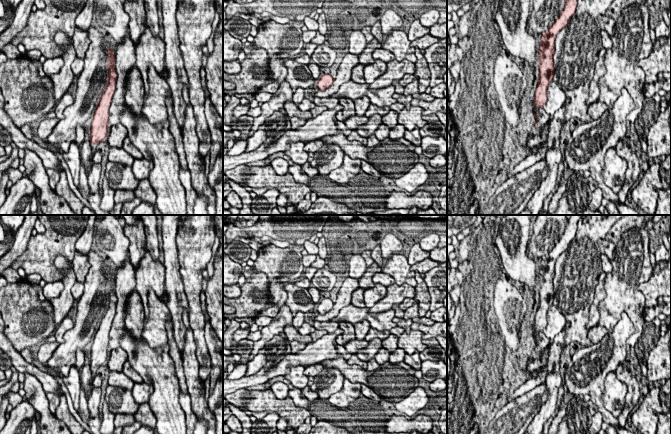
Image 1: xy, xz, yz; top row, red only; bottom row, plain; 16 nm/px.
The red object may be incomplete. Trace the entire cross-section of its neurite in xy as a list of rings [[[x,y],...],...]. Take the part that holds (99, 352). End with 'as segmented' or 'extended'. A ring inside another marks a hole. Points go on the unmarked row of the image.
[[[107,272],[107,293],[109,294],[109,301],[107,302],[108,308],[101,319],[97,331],[93,337],[93,345],[91,348],[90,355],[90,368],[92,380],[96,376],[97,369],[103,365],[107,364],[108,361],[108,343],[109,343],[109,332],[112,326],[113,319],[116,314],[116,303],[117,297],[115,294],[115,276]]] | extended

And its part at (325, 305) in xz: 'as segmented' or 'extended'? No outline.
as segmented

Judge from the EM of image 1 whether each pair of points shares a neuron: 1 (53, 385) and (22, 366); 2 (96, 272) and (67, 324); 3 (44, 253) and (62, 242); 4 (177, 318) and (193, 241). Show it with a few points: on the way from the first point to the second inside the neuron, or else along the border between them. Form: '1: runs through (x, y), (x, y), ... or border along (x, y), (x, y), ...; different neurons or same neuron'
1: runs through (45, 379), (30, 368); same neuron
2: border along (74, 320), (74, 325), (64, 334), (64, 342); different neurons
3: runs through (48, 249), (55, 242), (58, 242); same neuron
4: border along (179, 264), (179, 273), (189, 310); different neurons

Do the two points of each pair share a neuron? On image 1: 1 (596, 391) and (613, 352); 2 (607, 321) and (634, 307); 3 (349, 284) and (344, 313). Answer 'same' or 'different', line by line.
1: same
2: same
3: different

